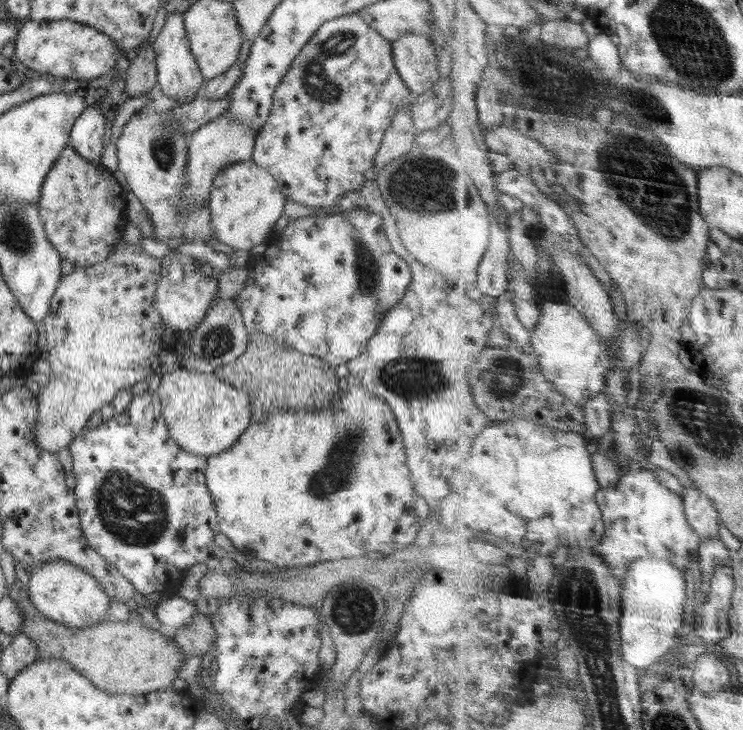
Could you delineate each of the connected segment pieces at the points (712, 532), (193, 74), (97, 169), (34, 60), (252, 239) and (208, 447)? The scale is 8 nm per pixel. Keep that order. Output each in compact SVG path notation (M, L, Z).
M697 486L687 488L688 492L684 494L686 501L686 515L688 521L698 530L703 542L706 542L713 536L720 536L720 518L721 514L716 508L716 504Z
M172 13L167 16L162 32L152 44L152 49L156 53L158 90L168 98L175 98L177 102L182 102L182 104L193 101L203 86L204 79L190 50L190 41L188 41L186 29L184 29L184 14Z
M70 144L60 153L48 171L38 200L39 213L47 239L64 261L78 268L89 267L106 260L116 250L128 219L125 192L115 177L116 175L102 164L92 164L80 156Z
M28 20L20 25L15 43L15 54L26 68L66 80L89 80L108 74L115 69L118 59L125 55L110 37L72 20Z
M239 161L217 173L212 183L211 193L207 204L211 212L211 221L214 234L220 242L238 250L250 250L266 240L275 228L278 218L284 212L284 205L287 198L278 188L278 181L263 168L260 168L254 161Z
M181 366L174 372L161 376L158 396L170 436L186 452L194 455L210 456L230 448L252 422L250 399L247 392L236 388L228 380L218 377L212 369L203 367L197 371Z

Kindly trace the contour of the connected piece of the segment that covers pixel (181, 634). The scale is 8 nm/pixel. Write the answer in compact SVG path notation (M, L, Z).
M194 612L192 623L184 629L178 629L174 640L187 654L202 658L205 654L215 654L216 633L206 616Z

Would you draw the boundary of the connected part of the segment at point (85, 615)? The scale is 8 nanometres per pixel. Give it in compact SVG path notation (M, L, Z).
M48 561L35 566L28 574L27 598L45 619L75 628L92 627L106 620L110 597L104 592L99 580L90 573L66 561Z

